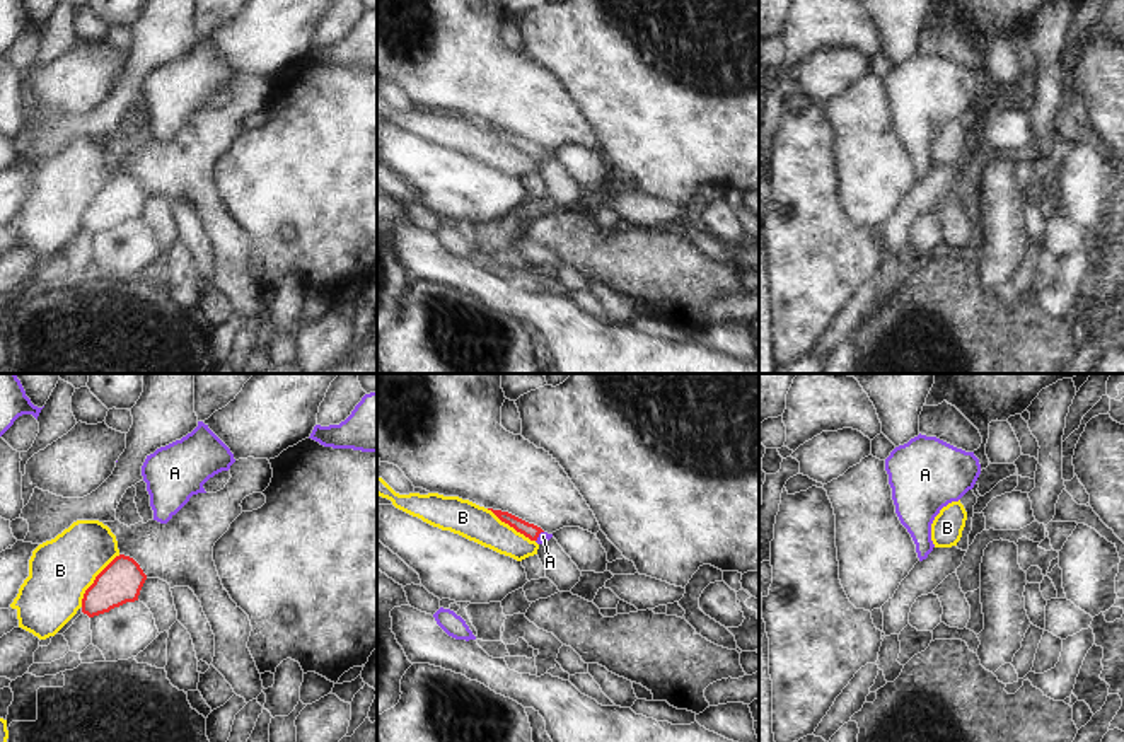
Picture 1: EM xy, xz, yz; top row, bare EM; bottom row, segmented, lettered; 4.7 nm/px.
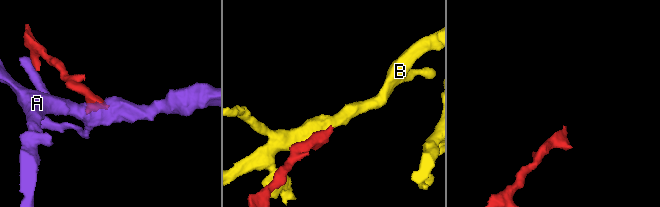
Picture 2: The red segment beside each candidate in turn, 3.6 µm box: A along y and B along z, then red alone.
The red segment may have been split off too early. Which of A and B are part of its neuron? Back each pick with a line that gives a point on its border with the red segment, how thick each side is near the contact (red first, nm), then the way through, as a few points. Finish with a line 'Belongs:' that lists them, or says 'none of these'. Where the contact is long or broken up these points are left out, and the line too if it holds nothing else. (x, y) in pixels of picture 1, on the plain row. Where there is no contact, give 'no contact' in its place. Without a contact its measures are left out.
A: contact xz (538, 154); calibres 70 and 50 nm; way xz (531, 149), (538, 154), (543, 154)
Belongs: A

